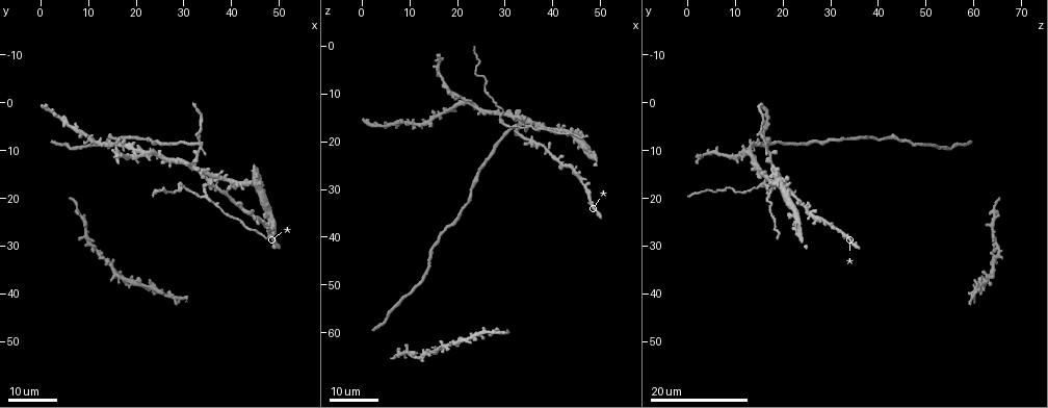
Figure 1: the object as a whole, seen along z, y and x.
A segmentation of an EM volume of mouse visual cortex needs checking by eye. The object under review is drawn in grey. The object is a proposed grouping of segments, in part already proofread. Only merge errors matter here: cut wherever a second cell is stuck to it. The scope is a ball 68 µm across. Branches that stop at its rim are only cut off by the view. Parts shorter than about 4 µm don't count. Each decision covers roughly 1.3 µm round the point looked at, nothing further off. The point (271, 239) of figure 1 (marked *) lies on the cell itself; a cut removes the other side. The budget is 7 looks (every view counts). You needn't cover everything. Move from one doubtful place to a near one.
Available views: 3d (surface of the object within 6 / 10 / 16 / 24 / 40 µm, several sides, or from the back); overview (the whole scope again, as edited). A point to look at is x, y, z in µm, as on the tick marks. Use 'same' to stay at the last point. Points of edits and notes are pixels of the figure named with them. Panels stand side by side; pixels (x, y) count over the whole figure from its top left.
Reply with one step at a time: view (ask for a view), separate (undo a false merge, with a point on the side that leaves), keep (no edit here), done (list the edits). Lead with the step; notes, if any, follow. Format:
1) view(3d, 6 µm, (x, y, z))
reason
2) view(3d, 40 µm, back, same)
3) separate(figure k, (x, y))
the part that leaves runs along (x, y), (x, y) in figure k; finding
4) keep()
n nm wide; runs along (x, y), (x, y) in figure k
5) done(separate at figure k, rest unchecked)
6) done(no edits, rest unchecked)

view(3d, 24 µm, (28.5, 18.0, 14.0))
calibre changes

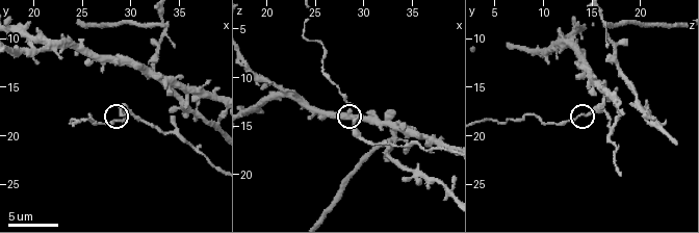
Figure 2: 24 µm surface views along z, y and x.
view(3d, 6 µm, (29.0, 17.8, 14.6))
closer look

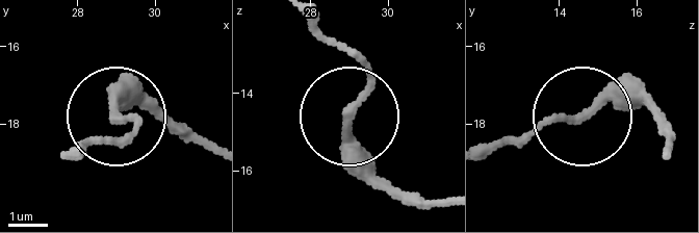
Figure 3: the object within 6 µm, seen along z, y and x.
keep()
runs along (208, 147), (134, 101), (119, 121), (134, 124), (111, 140) in figure 3; continuous, no second cell

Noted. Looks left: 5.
view(3d, 10 µm, (32.0, 13.8, 14.6))
two arms in line, one across

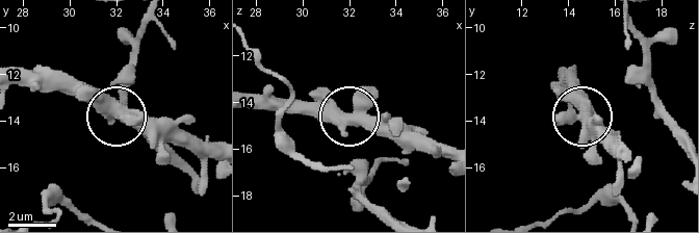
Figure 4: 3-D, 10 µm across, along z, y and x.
view(3d, 10 µm, back, (31.9, 13.6, 14.8))

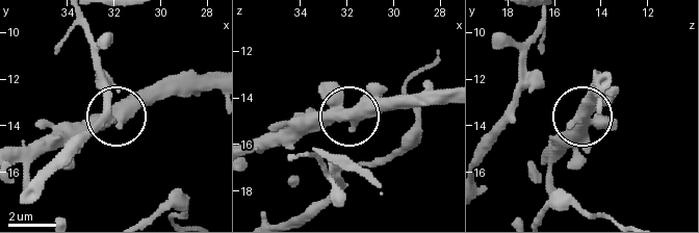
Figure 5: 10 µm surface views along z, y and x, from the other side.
keep()
all the same cell

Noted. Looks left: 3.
view(3d, 24 µm, (32.5, 9.0, 16.5))
branch point

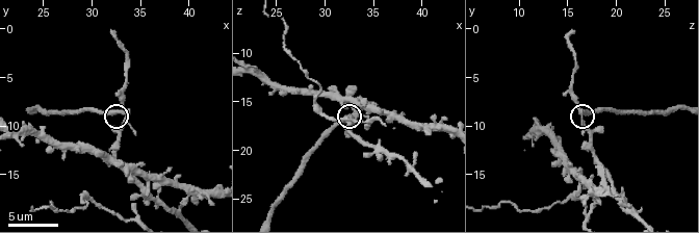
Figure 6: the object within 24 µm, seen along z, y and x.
view(3d, 10 µm, same)
closer look

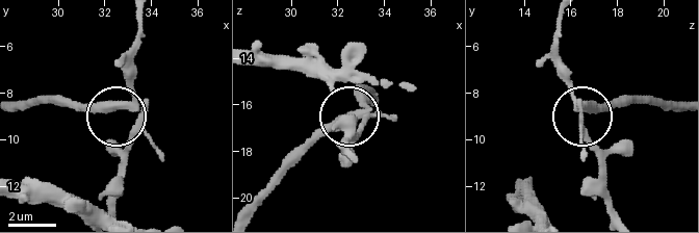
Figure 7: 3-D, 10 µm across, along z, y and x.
separate(figure 7, (100, 102))
3 arms; a second cell is stuck on

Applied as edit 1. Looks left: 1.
view(3d, 6 µm, (25.8, 18.2, 6.4))
thick turns thin

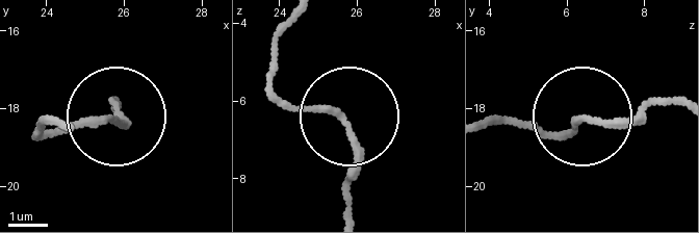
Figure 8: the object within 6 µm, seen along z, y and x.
keep()
runs along (346, 210), (353, 131), (270, 84) in figure 8; one cell here

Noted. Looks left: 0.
done(separate at figure 7, rest unchecked)

